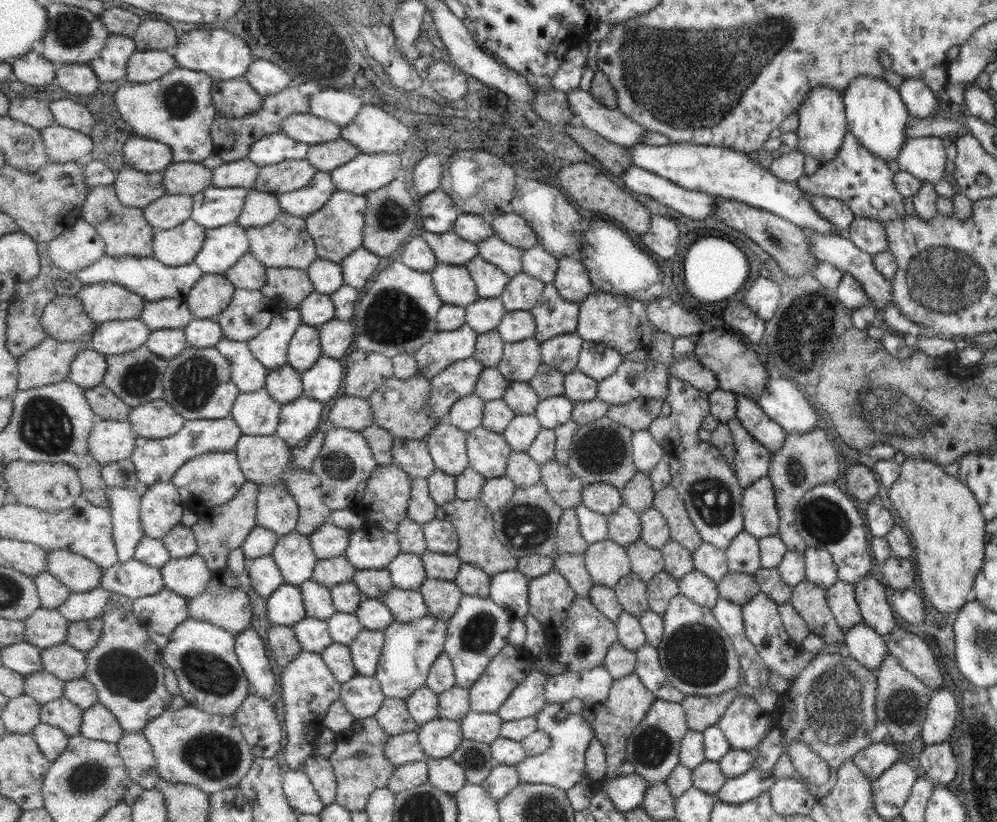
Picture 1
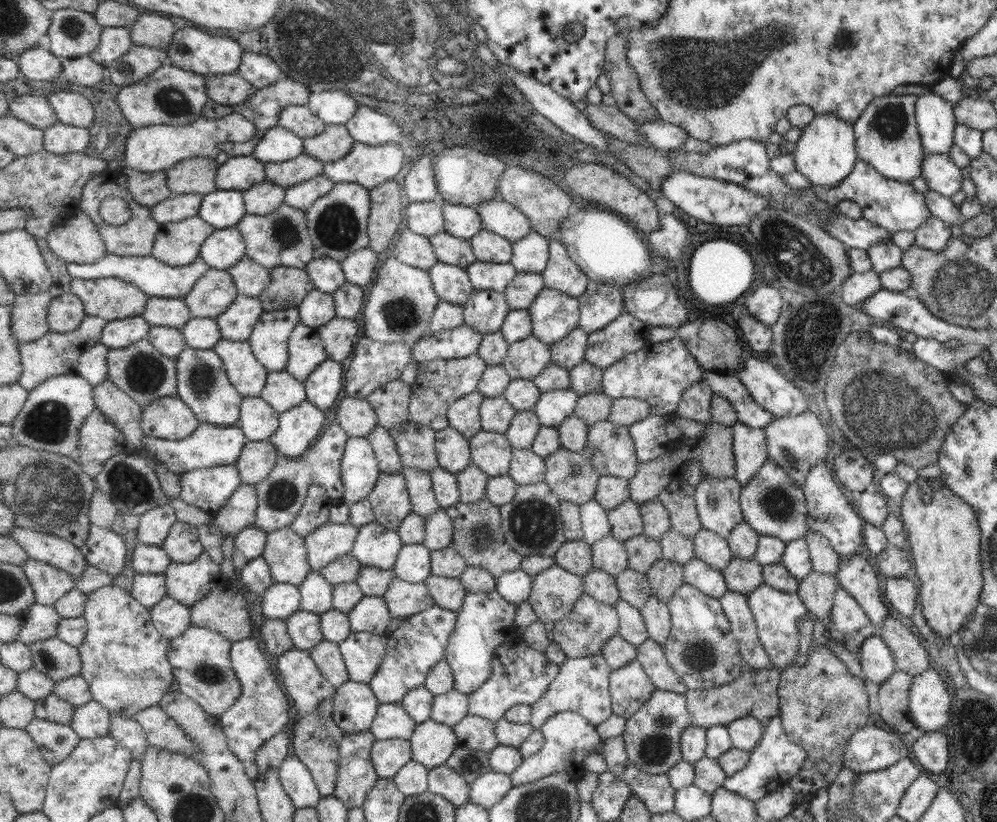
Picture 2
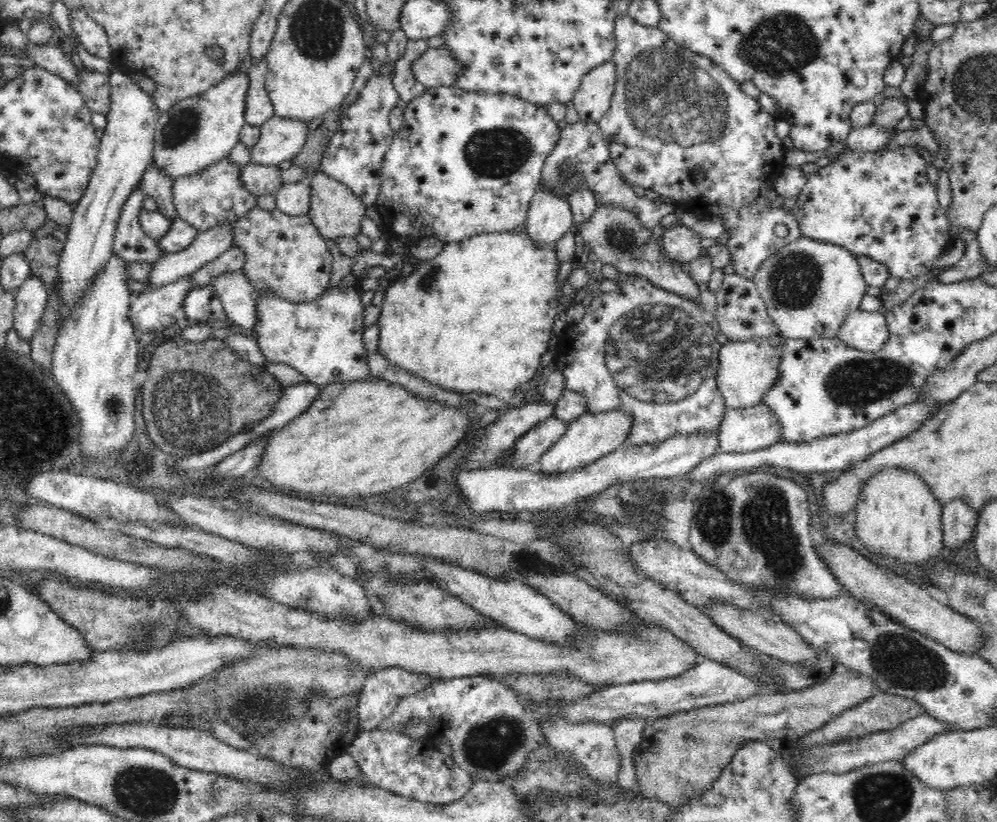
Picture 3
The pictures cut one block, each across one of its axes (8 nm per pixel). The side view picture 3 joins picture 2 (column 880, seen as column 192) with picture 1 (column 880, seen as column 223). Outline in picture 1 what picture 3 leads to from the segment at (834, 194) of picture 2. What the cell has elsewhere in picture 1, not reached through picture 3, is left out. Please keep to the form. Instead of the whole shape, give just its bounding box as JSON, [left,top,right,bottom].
[795,130,904,225]

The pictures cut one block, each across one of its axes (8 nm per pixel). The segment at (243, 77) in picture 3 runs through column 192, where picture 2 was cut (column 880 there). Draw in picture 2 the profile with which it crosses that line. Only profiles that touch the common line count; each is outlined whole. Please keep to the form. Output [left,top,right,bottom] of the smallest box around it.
[853,95,925,183]

